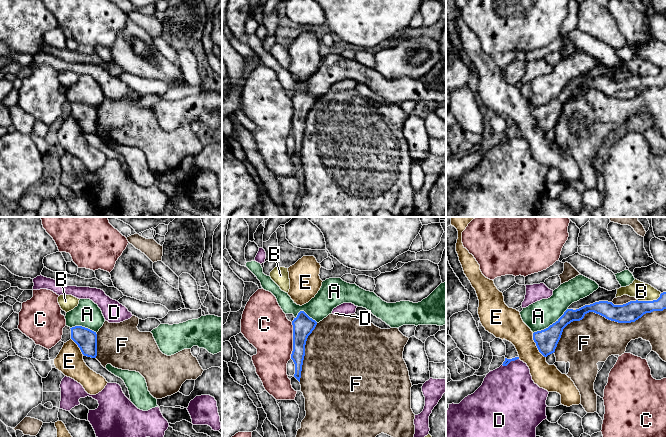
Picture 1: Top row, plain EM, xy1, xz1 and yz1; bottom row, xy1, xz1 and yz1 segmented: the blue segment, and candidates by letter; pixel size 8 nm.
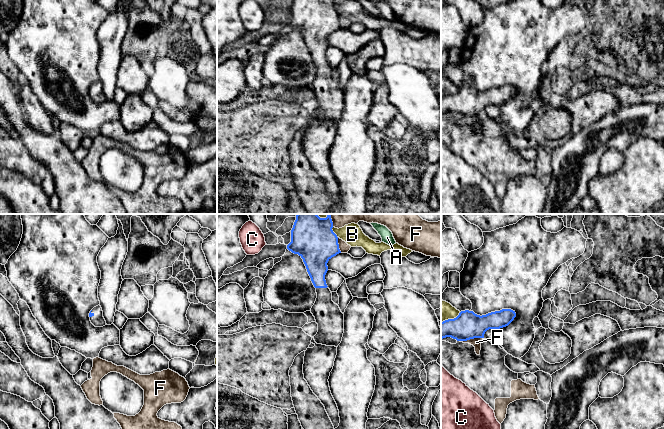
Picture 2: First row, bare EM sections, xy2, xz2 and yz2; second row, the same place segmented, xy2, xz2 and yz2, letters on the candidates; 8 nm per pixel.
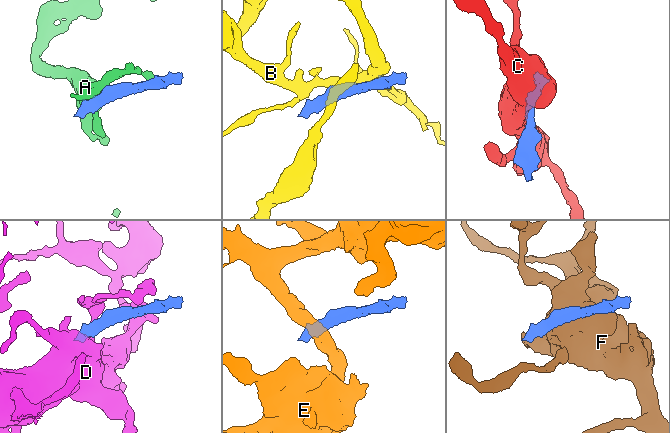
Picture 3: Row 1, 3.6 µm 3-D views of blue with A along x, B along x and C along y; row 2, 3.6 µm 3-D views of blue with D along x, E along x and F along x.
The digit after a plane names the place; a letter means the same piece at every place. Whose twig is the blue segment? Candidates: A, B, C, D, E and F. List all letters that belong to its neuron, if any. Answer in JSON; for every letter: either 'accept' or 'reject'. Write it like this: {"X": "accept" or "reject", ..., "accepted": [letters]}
{"A": "reject", "B": "reject", "C": "reject", "D": "reject", "E": "reject", "F": "reject", "accepted": []}

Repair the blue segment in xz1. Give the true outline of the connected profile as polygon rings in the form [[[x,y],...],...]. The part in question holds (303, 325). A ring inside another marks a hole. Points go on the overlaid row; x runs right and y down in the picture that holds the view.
[[[300,311],[292,321],[293,325],[293,351],[291,359],[295,364],[294,377],[300,382],[305,345],[308,336],[315,329],[317,322],[310,318],[304,311]]]

